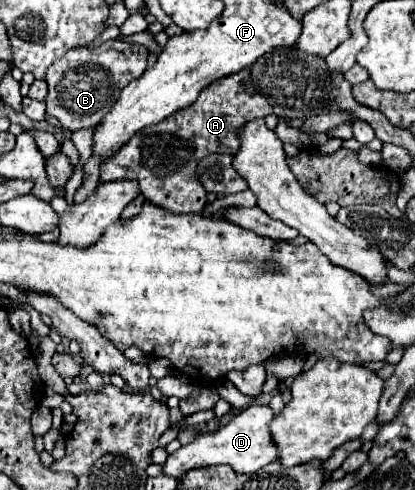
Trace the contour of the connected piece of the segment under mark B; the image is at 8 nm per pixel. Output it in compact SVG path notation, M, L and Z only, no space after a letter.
M112 39L104 41L98 47L74 47L70 49L62 59L54 61L46 73L46 83L48 83L48 97L46 97L46 113L54 115L66 131L78 131L86 127L94 127L116 103L120 91L134 79L138 79L146 71L146 59L148 59L148 49L142 45L126 43L122 39Z

